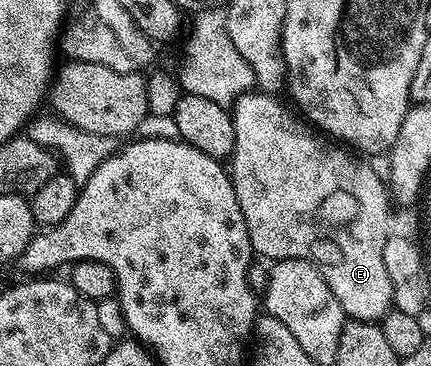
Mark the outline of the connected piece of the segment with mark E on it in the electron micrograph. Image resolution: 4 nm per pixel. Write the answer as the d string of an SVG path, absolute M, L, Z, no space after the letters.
M251 90L246 95L239 96L232 105L234 129L236 130L236 142L234 143L232 157L232 163L234 163L232 179L236 190L236 202L240 202L240 214L244 214L244 226L248 226L251 249L257 255L259 252L260 255L267 256L267 261L270 262L309 260L311 264L315 264L320 270L324 282L328 282L332 294L336 294L336 302L340 302L340 306L345 310L349 319L369 320L371 322L381 321L382 317L391 311L394 302L392 298L392 282L388 278L388 270L384 270L384 242L392 228L392 213L390 214L392 201L388 195L387 185L372 172L369 163L365 159L351 154L345 147L339 146L337 143L327 142L317 131L311 130L293 111L291 112L278 101L278 98L261 90Z

